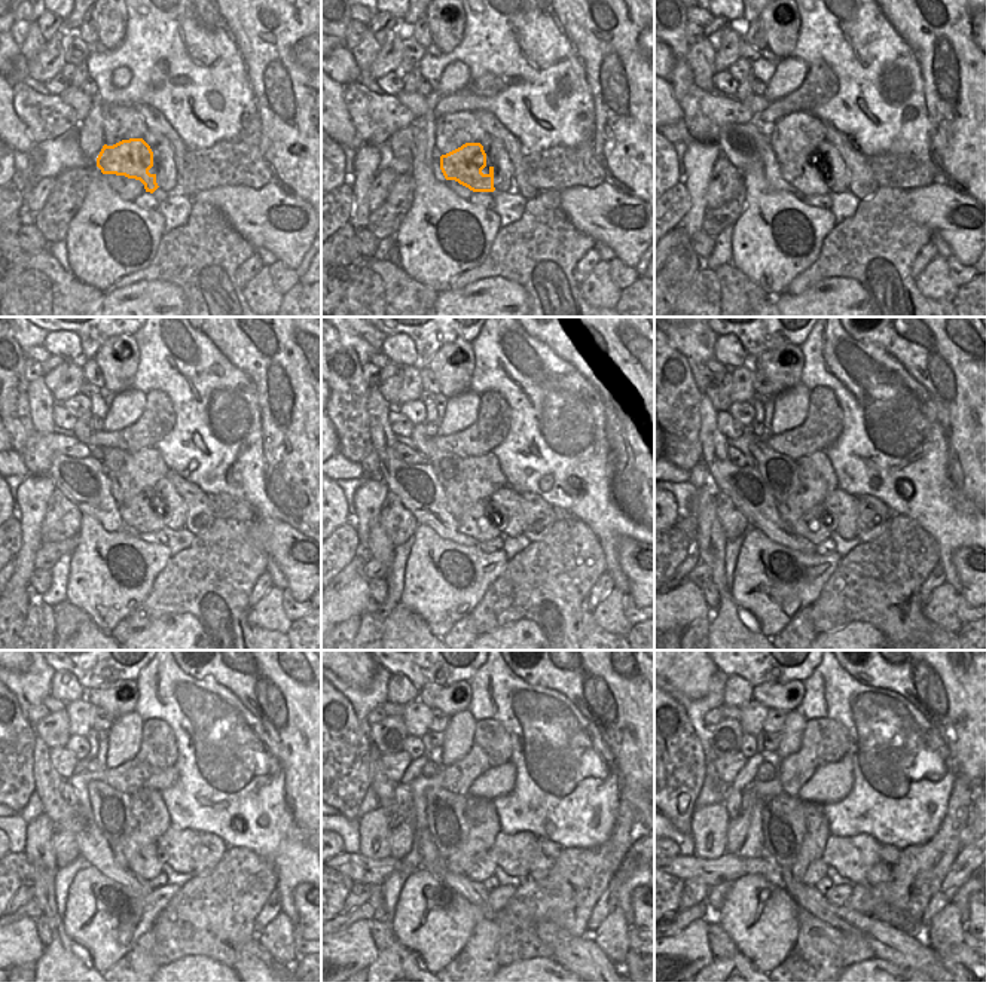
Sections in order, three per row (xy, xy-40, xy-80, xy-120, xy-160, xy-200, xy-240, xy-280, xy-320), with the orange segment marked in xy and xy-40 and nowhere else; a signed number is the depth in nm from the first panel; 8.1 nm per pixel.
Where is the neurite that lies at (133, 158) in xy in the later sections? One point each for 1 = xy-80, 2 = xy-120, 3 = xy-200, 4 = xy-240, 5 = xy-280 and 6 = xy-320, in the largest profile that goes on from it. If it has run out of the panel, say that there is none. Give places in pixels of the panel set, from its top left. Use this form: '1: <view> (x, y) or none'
1: xy-80 (799, 173)
2: xy-120 (139, 517)
3: xy-200 (812, 525)
4: xy-240 (144, 863)
5: xy-280 (482, 868)
6: xy-320 (817, 871)

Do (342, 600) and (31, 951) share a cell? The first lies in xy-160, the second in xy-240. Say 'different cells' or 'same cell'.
same cell

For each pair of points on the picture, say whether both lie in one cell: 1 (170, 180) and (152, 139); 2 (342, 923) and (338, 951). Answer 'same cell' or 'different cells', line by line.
1: same cell
2: different cells

